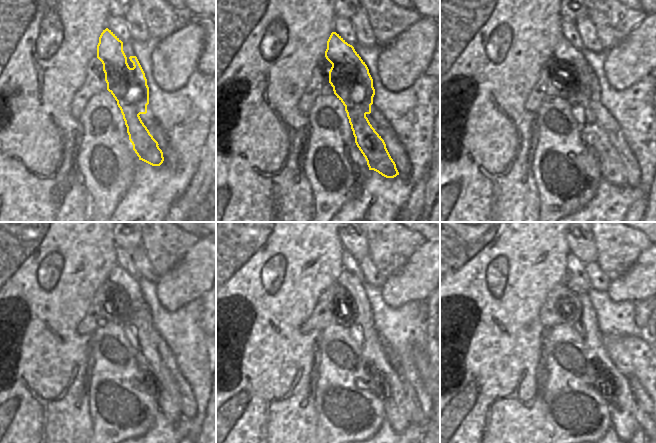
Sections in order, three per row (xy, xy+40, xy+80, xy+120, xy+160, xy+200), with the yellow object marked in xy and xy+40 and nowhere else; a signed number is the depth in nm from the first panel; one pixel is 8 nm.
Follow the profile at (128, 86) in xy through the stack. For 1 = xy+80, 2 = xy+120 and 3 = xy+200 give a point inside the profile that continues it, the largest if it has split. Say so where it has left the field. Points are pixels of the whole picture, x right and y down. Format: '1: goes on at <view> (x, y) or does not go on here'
1: goes on at xy+80 (581, 89)
2: goes on at xy+120 (136, 319)
3: goes on at xy+200 (622, 408)

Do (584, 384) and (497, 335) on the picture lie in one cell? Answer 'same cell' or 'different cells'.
different cells

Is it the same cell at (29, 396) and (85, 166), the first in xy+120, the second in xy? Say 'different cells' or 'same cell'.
different cells

